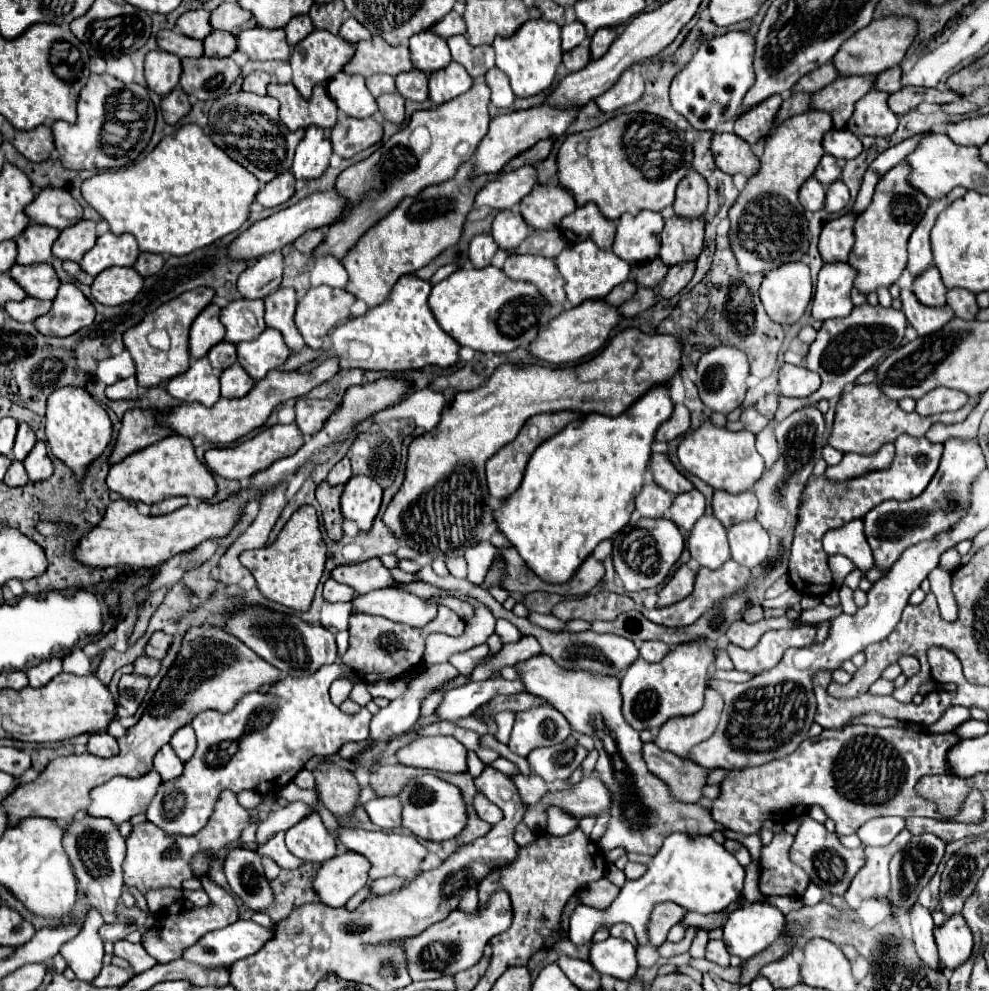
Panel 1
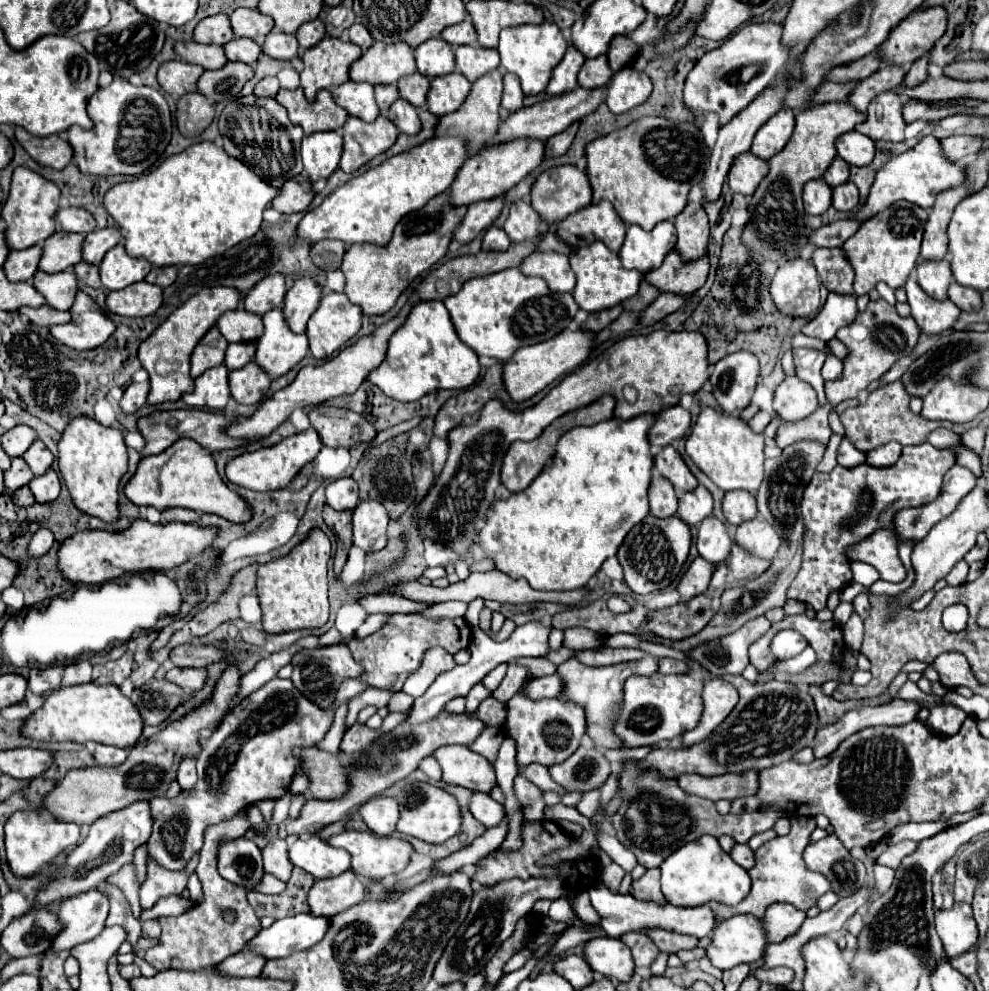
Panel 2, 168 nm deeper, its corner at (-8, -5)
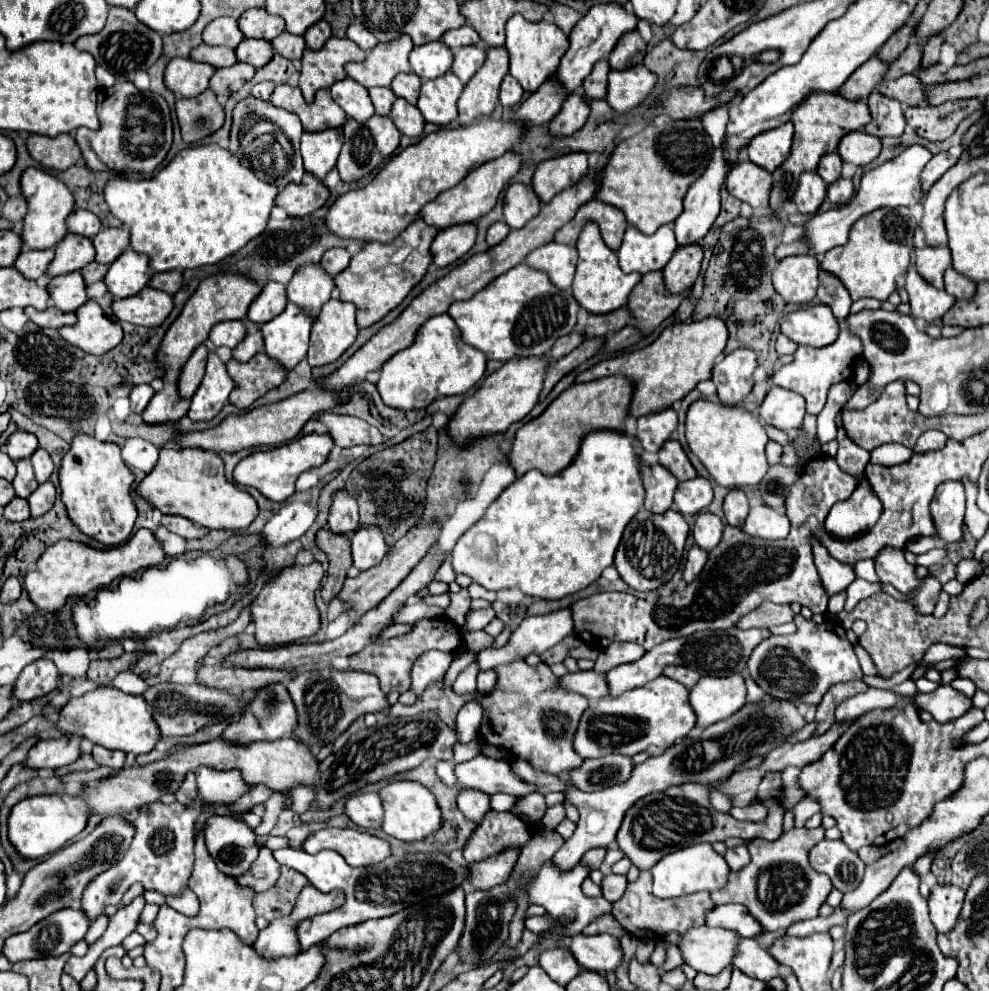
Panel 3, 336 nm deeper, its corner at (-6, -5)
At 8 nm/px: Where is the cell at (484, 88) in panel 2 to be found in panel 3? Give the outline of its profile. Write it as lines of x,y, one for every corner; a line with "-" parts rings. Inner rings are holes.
491,47
487,49
485,65
473,75
473,79
465,85
457,105
459,105
459,123
469,125
479,115
491,115
497,99
499,85
507,75
507,49

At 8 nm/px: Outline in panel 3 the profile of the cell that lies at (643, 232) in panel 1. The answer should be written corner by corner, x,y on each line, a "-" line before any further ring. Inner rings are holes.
661,225
653,235
643,235
635,227
629,227
623,237
623,245
617,251
619,267
625,273
649,273
663,269
677,249
675,233
669,225

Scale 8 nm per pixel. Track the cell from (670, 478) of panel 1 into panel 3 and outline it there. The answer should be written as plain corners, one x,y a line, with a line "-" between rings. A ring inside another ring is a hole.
669,439
661,449
659,449
659,463
669,469
679,481
689,481
695,479
697,473
693,469
693,465
689,463
685,451
681,449
677,439

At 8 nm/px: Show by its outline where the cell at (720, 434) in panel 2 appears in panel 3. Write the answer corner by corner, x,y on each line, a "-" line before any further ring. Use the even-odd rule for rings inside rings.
699,399
687,411
687,445
693,455
705,465
709,475
721,487
747,487
757,485
767,473
765,445
769,441
763,423
755,419
745,407
727,407

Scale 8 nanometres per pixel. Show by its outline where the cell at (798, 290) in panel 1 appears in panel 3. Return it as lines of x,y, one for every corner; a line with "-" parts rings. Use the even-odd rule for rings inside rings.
813,255
781,259
773,271
773,287
785,303
811,303
817,295
817,259

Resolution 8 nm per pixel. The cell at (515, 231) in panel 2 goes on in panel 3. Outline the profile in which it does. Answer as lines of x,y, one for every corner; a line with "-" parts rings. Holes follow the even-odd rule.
509,185
505,191
505,223
511,229
525,227
535,215
539,215
541,203
537,195
531,191
531,187
525,185

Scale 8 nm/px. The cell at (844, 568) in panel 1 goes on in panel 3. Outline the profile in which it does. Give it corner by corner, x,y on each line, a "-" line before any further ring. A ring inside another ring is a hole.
865,559
865,561
859,561
855,565
855,575
859,579
865,579
865,581
879,581
877,573
875,573
875,567
873,567
873,559

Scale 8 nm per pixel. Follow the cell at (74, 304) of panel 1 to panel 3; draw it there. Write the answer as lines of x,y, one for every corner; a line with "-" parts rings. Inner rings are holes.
85,301
77,311
77,323
61,327
59,335
91,355
103,355
117,347
123,339
123,329
117,321
109,319
95,301

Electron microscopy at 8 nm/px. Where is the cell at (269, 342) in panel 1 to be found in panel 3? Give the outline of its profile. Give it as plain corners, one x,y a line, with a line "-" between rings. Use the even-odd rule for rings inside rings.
287,303
283,313
261,325
265,353
289,371
307,357
311,325
313,319
307,319
295,303

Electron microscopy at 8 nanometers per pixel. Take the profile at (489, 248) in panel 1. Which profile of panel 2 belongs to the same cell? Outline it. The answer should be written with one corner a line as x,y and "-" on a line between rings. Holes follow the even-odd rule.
489,227
483,237
483,249
485,251
505,251
511,245
507,233
501,227

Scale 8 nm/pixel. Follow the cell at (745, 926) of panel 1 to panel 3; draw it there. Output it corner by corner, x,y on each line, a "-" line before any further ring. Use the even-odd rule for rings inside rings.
703,925
681,935
679,949
683,951
685,963
691,965
695,971
719,975
725,967
733,963
739,939
741,937
737,931

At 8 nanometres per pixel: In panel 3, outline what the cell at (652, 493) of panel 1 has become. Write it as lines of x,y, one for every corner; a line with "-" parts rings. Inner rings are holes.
643,463
643,483
645,483
645,491
647,491
647,495
645,495
645,509
651,511
651,513
663,513
663,511
667,511
671,507
671,503
673,503
673,493
675,493
677,483
679,483
671,475
671,471
667,471
659,463
653,465
653,467
649,467
649,465

